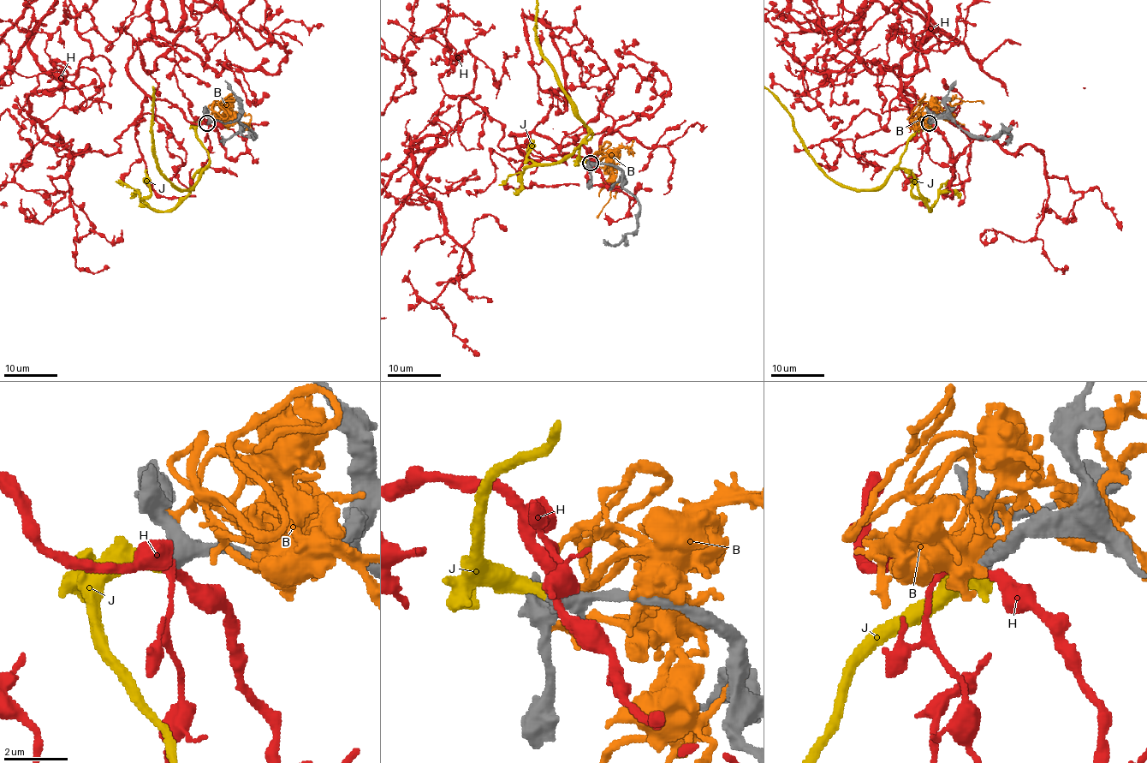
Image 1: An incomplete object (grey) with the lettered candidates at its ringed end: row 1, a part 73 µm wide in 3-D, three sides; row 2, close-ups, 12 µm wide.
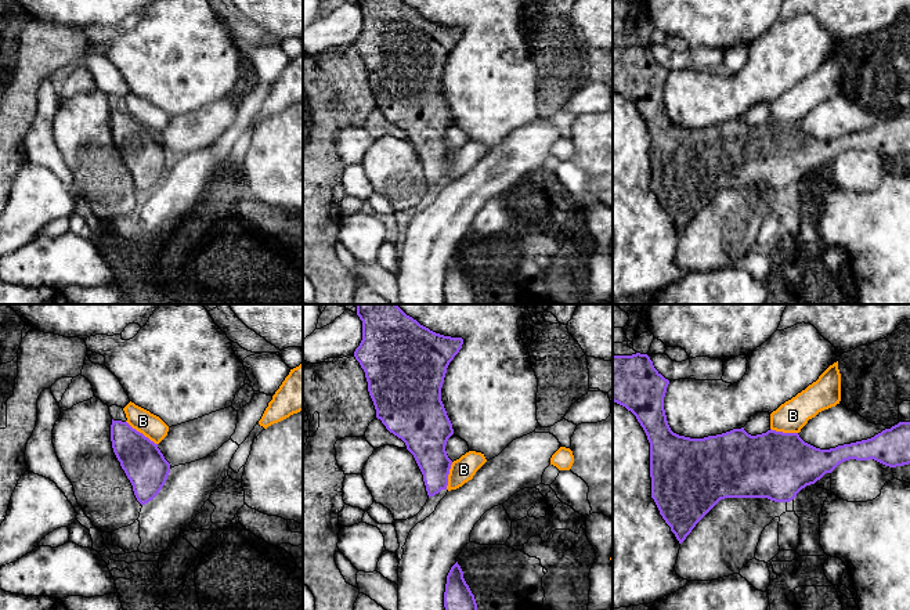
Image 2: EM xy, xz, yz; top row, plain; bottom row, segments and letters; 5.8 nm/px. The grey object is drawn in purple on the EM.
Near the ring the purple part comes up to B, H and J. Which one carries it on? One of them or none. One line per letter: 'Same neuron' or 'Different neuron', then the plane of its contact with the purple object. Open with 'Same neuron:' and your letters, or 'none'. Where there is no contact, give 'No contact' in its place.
Same neuron: J
B: Different neuron. Touches purple in xy
H: Different neuron. No contact
J: Same neuron. No contact

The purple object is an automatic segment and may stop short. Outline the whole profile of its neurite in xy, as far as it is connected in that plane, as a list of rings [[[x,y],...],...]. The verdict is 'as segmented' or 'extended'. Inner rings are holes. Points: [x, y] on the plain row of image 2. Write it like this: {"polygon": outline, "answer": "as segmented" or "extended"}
{"polygon": [[[113,111],[111,115],[113,142],[133,176],[141,195],[152,191],[165,176],[170,154],[158,134],[133,119],[127,112]]], "answer": "as segmented"}

